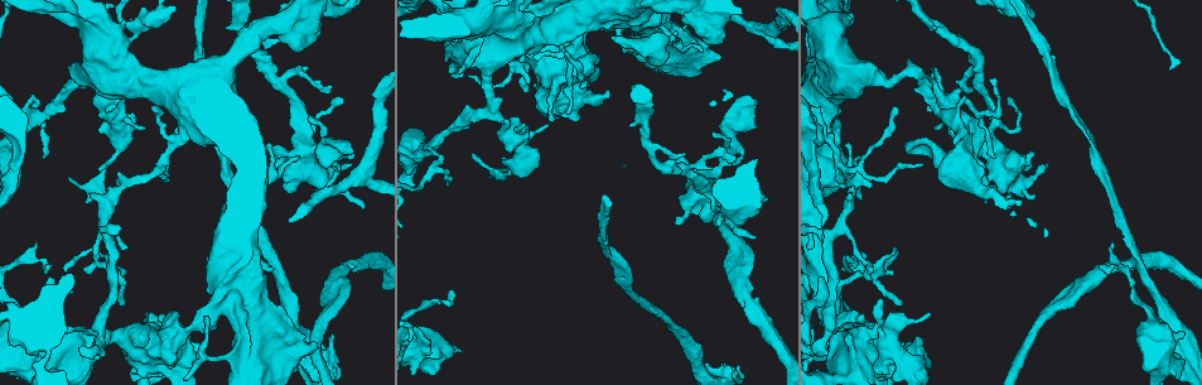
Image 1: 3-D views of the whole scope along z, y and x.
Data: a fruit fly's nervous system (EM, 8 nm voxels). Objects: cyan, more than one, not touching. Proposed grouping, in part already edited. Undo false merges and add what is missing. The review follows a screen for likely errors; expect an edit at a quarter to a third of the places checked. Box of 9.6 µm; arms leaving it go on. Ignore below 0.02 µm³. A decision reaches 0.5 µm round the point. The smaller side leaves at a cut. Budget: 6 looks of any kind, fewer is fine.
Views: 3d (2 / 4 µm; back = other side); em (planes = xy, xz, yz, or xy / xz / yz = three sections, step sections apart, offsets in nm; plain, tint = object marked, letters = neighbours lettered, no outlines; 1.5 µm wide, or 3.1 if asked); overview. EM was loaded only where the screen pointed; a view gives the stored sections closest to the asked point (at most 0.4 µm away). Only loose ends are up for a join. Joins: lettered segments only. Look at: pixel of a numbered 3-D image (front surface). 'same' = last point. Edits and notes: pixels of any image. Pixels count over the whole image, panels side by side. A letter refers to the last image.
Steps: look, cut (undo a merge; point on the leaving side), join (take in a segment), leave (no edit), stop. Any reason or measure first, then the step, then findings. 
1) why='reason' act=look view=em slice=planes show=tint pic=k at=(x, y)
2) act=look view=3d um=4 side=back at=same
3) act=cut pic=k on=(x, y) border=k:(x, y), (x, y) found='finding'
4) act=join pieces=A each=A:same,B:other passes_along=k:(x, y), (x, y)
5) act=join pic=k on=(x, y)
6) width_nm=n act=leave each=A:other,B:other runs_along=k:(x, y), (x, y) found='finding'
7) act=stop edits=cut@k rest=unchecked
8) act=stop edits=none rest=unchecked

why='a fork' act=look view=em slice=xy step=4 show=tint pic=1 at=(188, 330)

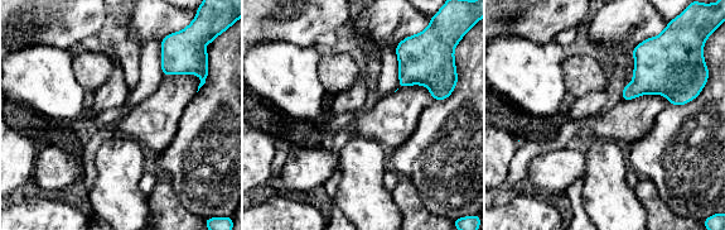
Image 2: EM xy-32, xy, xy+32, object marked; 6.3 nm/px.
act=look view=em slice=planes show=letters at=same

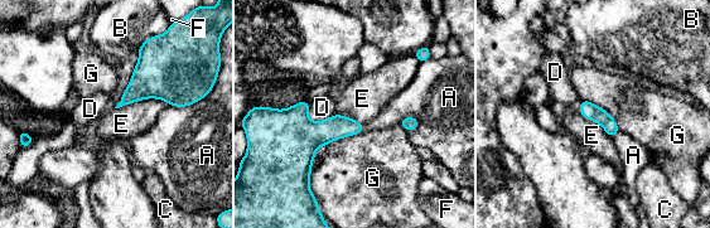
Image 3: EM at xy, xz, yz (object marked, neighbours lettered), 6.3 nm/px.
act=leave each=A:other,B:other,C:other,D:other,E:other,F:other,G:other border=3:(169, 103), (141, 98), (115, 108) found='one neuron here'

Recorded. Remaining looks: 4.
why='closes a loop' act=look view=em slice=planes show=letters pic=1 at=(60, 20)

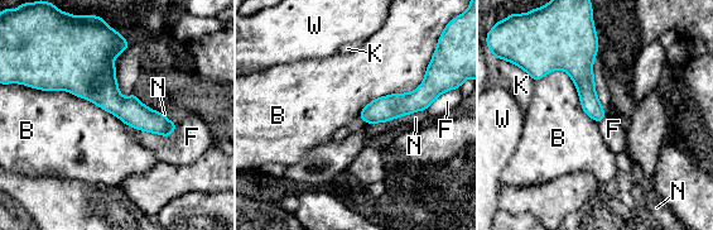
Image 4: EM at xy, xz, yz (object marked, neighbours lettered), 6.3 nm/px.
act=leave each=B:other,F:other,K:other,N:other,W:other runs_along=4:(429, 96), (364, 115) found='all the same neuron'

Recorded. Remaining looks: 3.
why='sharp bend' act=look view=em slice=planes show=tint pic=1 at=(996, 111)

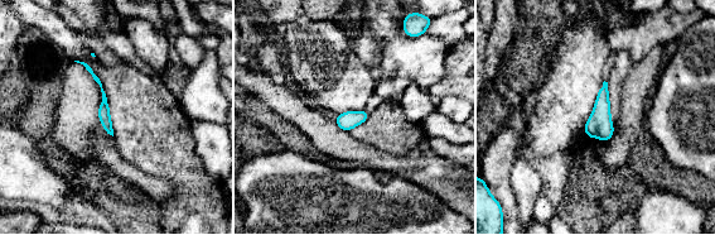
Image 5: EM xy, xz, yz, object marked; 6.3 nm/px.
why='see the neighbours' act=look view=em slice=planes show=letters at=same

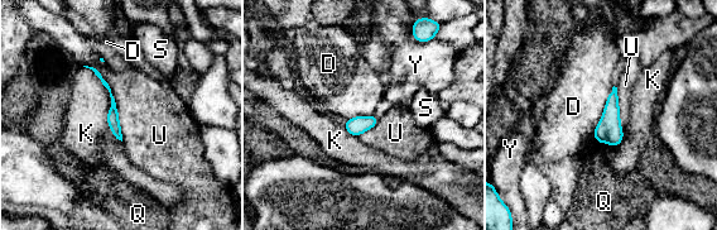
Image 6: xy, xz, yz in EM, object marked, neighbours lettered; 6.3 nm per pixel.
act=leave each=D:other,K:other,Q:other,S:other,U:other,Y:other border=6:(614, 86), (593, 132), (595, 140) found='continuous, no second neuron'

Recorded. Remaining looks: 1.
act=stop edits=none rest=unchecked

